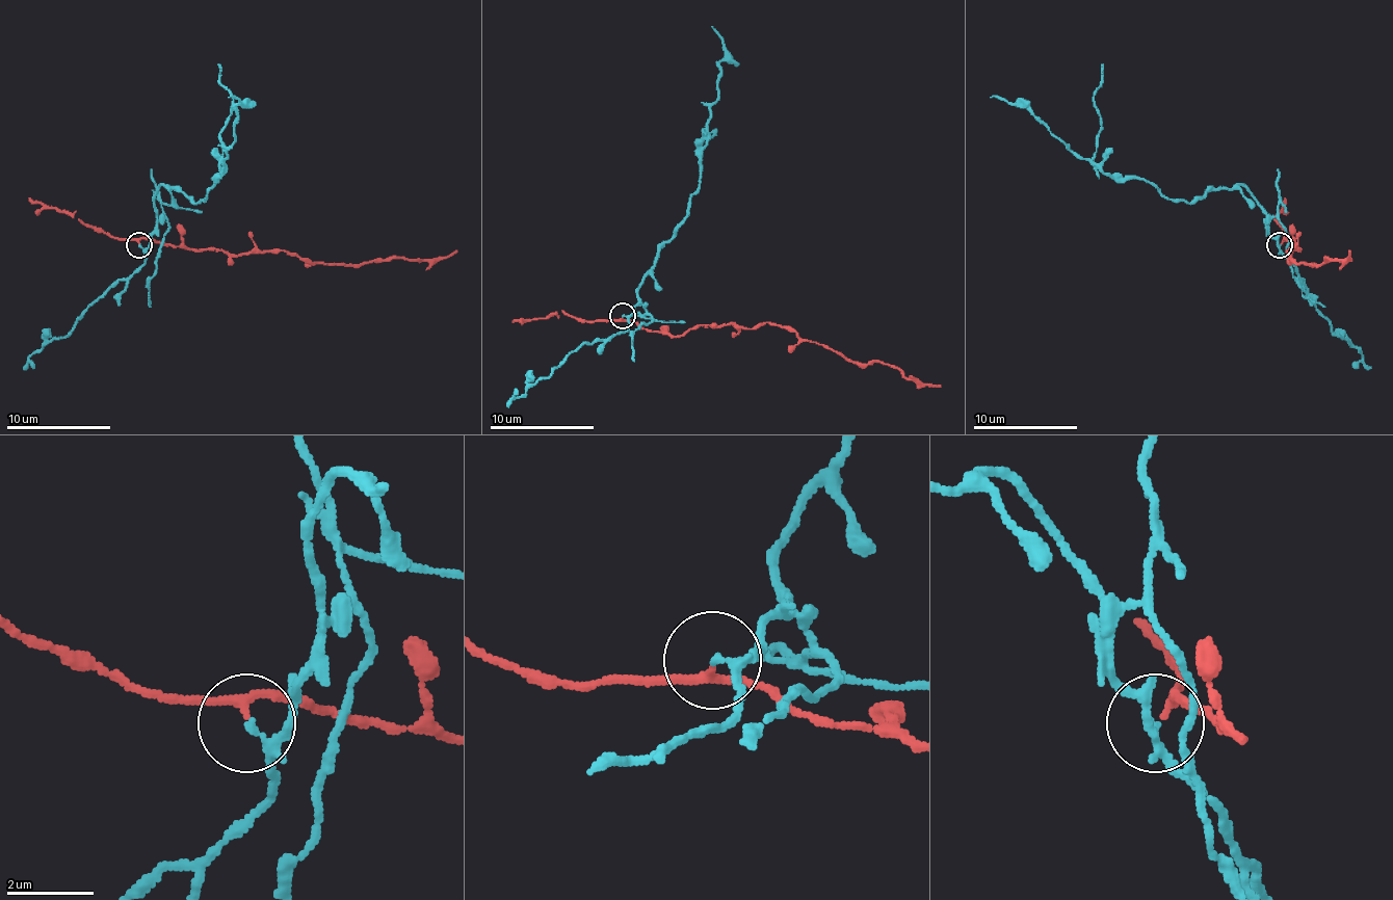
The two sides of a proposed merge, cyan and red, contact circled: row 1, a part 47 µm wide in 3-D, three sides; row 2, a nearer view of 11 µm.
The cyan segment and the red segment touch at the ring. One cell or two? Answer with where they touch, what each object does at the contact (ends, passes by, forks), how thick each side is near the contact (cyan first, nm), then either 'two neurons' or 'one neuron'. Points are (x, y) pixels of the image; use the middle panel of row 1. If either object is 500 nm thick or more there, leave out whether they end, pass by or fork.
at (622, 316); cyan passes by; red passes by; 140 nm thick on the cyan side, 180 nm on the other; two neurons

